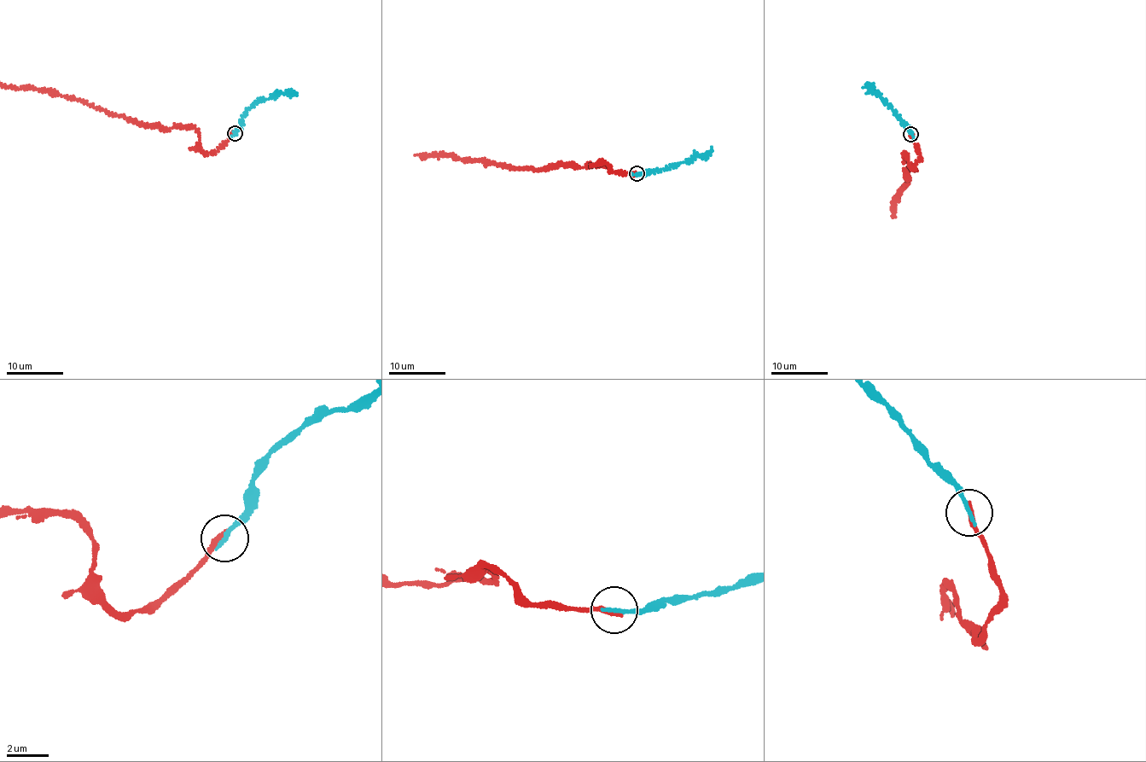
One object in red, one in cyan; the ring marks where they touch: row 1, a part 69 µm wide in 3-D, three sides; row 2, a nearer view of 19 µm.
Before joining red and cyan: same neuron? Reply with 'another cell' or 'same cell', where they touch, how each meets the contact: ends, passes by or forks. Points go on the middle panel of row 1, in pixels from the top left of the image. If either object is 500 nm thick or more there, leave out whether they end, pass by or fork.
another cell; at (636, 173); red ends there; cyan ends there

